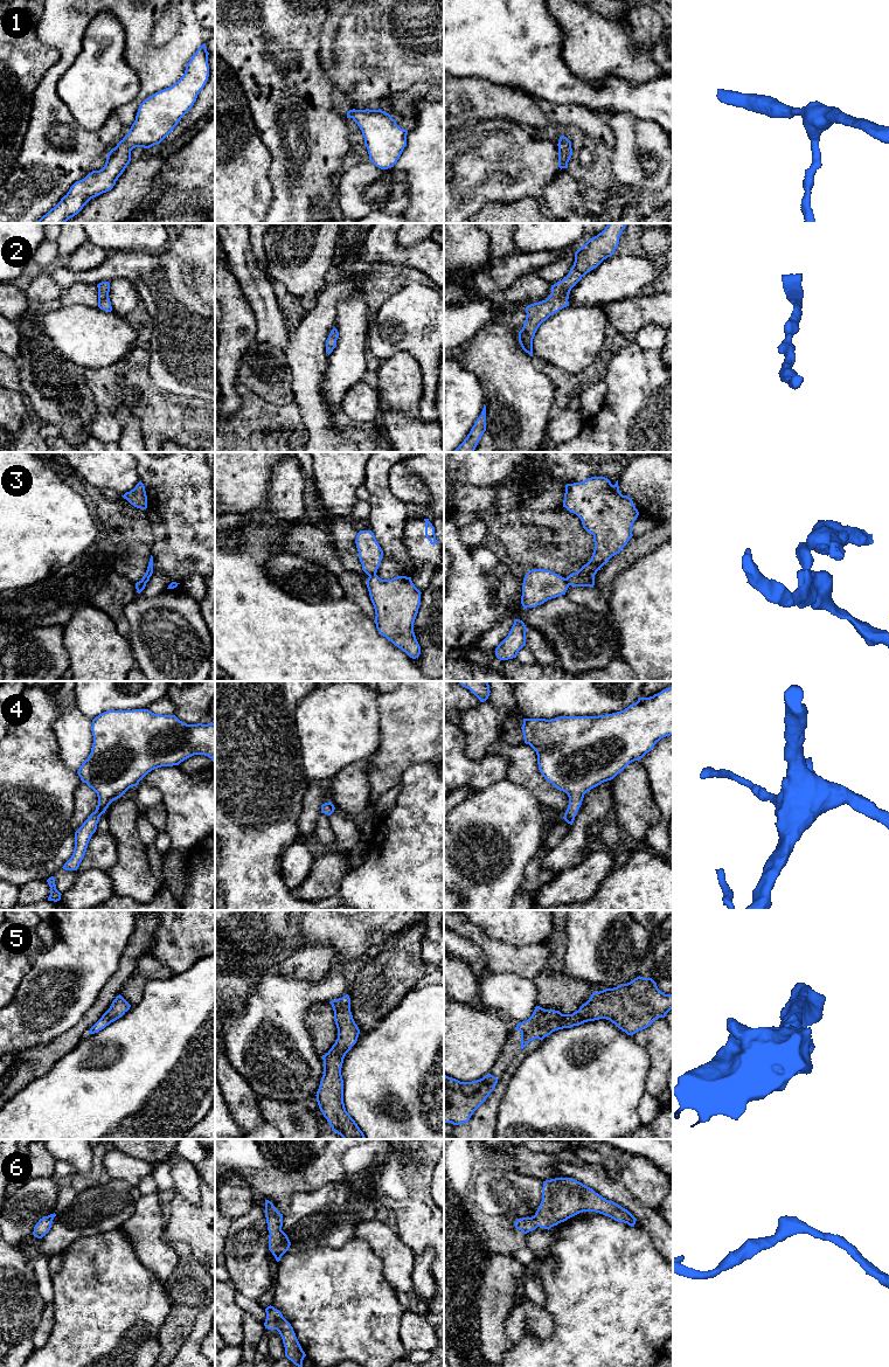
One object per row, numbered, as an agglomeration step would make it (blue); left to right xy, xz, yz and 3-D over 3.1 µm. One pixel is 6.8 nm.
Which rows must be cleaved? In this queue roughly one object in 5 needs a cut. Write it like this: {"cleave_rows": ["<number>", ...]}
{"cleave_rows": ["3"]}

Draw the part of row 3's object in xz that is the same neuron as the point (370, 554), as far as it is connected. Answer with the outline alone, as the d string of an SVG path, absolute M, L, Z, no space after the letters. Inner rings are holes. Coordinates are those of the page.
M360 530L355 543L362 570L368 576L376 574L382 561L383 550L377 543L374 533L371 530Z

